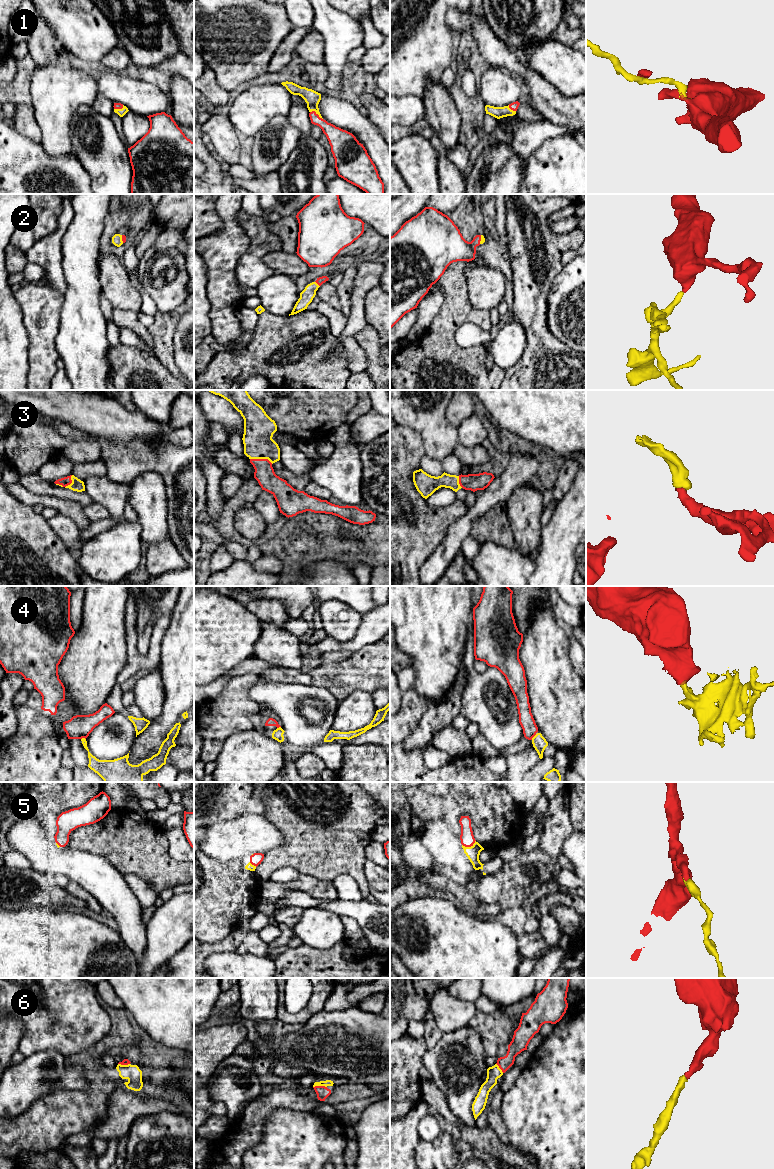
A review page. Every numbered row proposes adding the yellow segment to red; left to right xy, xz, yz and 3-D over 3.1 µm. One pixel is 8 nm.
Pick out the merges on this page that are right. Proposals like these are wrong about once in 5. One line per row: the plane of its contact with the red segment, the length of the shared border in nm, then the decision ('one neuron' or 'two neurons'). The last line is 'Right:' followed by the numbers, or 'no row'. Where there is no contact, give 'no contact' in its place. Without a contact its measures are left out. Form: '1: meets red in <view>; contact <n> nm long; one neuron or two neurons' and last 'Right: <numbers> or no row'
1: meets red in xz; contact 120 nm long; one neuron
2: meets red in xz; contact 60 nm long; one neuron
3: meets red in xz; contact 190 nm long; one neuron
4: meets red in yz; contact 60 nm long; two neurons
5: meets red in yz; contact 120 nm long; one neuron
6: meets red in xz; contact 110 nm long; one neuron
Right: 1, 2, 3, 5, 6

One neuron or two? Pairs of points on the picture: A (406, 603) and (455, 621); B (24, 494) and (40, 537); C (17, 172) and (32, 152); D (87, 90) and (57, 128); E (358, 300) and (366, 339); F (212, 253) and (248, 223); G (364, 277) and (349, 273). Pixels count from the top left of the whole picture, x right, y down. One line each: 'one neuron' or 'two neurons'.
A: one neuron
B: two neurons
C: one neuron
D: one neuron
E: two neurons
F: two neurons
G: two neurons

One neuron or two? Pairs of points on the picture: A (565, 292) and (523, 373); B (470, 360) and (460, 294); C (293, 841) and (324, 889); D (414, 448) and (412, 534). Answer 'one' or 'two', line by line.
A: two
B: one
C: two
D: one

